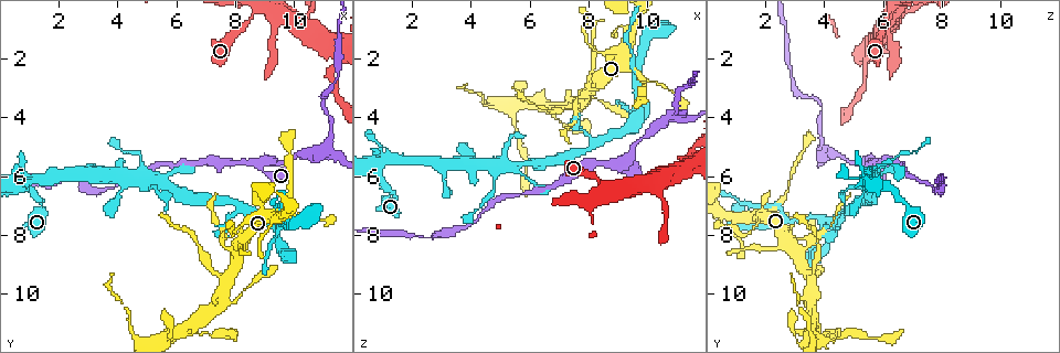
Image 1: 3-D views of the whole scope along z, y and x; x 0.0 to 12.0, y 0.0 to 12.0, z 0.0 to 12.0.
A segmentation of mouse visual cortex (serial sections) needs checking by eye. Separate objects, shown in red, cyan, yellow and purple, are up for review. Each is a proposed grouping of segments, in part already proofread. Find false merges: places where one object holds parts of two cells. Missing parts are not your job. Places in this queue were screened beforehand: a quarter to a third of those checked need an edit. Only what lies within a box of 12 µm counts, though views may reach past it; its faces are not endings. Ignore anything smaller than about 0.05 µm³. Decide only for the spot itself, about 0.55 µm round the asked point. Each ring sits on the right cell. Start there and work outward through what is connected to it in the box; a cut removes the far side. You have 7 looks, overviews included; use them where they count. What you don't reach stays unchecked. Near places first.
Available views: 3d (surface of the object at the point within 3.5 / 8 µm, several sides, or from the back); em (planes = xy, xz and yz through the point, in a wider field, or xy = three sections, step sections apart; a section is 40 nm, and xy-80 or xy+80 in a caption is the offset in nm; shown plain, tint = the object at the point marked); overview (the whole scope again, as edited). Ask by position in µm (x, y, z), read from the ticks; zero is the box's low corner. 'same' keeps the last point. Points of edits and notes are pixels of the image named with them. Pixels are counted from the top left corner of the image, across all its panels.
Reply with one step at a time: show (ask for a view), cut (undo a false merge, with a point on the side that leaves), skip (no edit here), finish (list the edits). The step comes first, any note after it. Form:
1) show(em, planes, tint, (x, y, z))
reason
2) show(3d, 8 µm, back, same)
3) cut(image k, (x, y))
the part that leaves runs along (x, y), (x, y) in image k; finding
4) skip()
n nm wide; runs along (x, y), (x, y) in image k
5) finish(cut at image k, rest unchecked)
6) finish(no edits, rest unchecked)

show(3d, 3.5 µm, (11.1, 3.6, 3.9))
abrupt turn

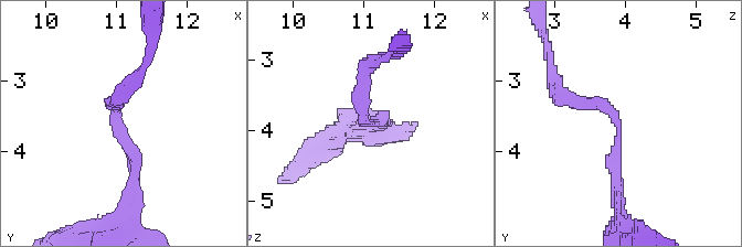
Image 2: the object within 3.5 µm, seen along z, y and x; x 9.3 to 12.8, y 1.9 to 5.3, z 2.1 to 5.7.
show(em, xy, step 2, tint, (11.05, 3.65, 3.90))
arms of 150, 200 nm

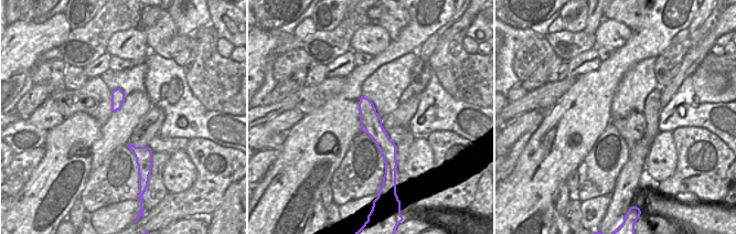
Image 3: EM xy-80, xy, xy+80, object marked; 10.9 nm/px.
show(em, xy, step 3, tint, same)

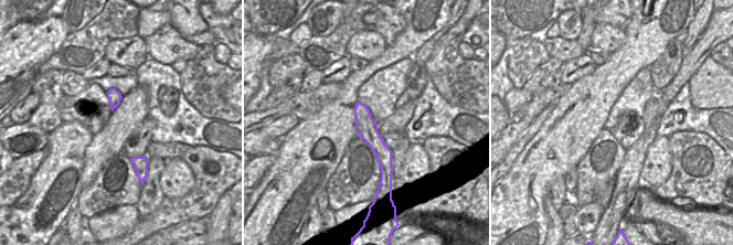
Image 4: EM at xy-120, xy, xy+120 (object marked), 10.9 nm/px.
skip()
240 nm wide; runs along (359, 105), (384, 167) in image 4; continuous, no second cell

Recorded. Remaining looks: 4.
show(em, xy, step 2, tint, (9.7, 7.5, 2.7))
two arms in line, one across

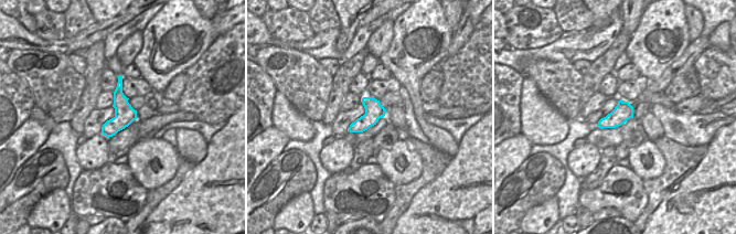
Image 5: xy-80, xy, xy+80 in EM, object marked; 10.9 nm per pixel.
show(3d, 3.5 µm, same)
see where the arms go

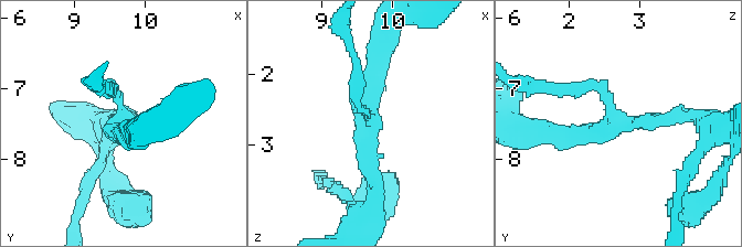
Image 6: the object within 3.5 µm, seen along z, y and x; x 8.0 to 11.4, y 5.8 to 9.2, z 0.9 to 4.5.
skip()
arms of 150, 200, 250 nm; runs along (695, 117), (553, 133) in image 6; all the same cell

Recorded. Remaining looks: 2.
finish(no edits, rest unchecked)

